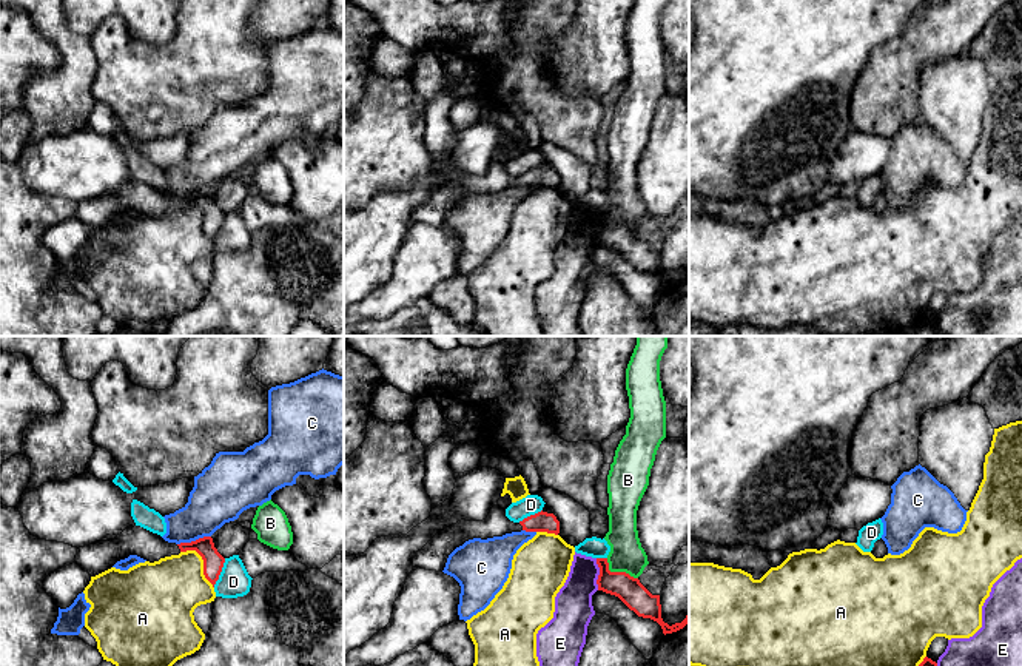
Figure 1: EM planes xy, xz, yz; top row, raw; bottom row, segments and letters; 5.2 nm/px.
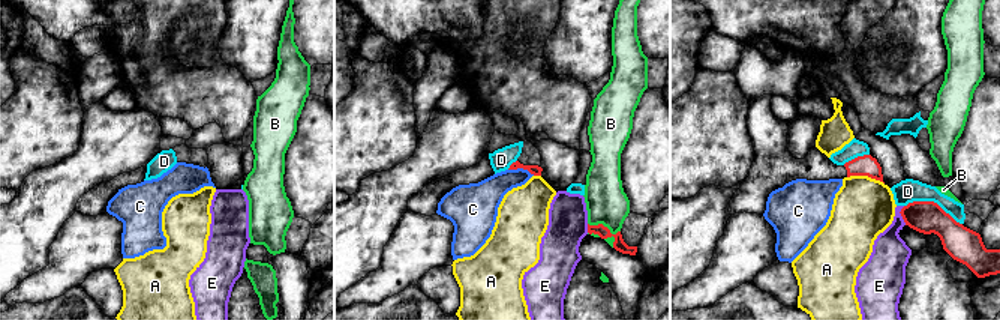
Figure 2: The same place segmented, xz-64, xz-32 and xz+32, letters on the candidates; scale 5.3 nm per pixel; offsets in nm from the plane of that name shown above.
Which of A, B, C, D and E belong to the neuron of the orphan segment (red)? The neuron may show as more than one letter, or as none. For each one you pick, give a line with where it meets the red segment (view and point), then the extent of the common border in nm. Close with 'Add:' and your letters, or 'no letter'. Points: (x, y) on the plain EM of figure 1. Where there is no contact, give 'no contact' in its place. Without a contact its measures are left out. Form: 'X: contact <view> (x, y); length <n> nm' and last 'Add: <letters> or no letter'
Add: no letter

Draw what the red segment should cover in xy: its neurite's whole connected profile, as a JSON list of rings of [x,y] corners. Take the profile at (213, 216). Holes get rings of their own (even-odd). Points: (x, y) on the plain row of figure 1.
[[[140,180],[125,183],[114,194],[99,196],[77,204],[76,217],[96,231],[111,224],[117,216],[137,210],[150,217],[160,213],[196,205],[203,214],[203,230],[213,239],[219,234],[225,213],[214,202],[211,191],[203,191],[191,197],[168,197],[160,190]]]

